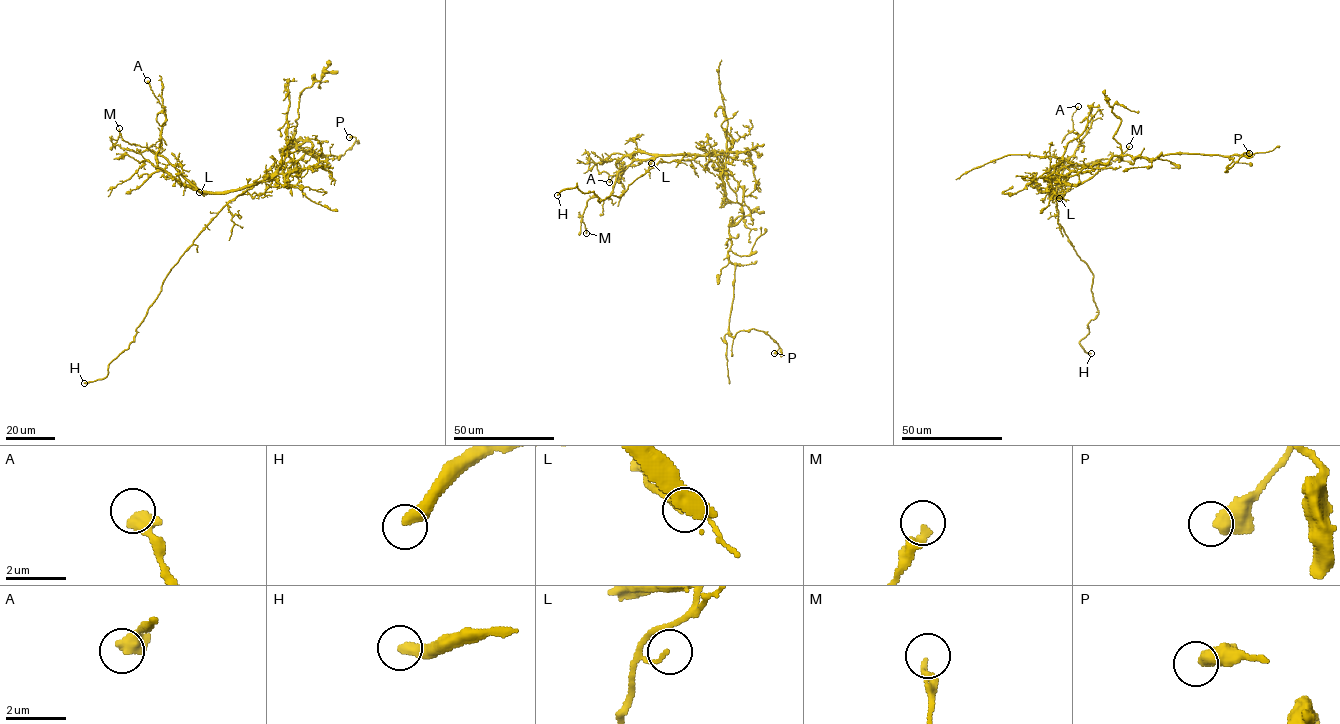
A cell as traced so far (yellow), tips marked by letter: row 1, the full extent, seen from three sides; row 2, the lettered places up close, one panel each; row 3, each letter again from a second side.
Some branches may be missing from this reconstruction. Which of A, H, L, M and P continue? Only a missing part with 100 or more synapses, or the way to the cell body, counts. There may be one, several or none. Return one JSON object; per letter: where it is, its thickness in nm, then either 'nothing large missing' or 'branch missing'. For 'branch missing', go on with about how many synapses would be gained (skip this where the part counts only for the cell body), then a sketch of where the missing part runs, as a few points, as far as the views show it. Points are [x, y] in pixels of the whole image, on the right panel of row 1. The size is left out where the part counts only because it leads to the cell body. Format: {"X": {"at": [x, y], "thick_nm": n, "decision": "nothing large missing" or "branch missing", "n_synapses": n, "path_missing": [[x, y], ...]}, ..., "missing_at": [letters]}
{"A": {"at": [1078, 106], "thick_nm": 550, "decision": "nothing large missing"}, "H": {"at": [1091, 353], "thick_nm": 380, "decision": "branch missing"}, "L": {"at": [1059, 198], "thick_nm": 100, "decision": "nothing large missing"}, "M": {"at": [1129, 146], "thick_nm": 280, "decision": "nothing large missing"}, "P": {"at": [1249, 153], "thick_nm": 500, "decision": "nothing large missing"}, "missing_at": ["H"]}

